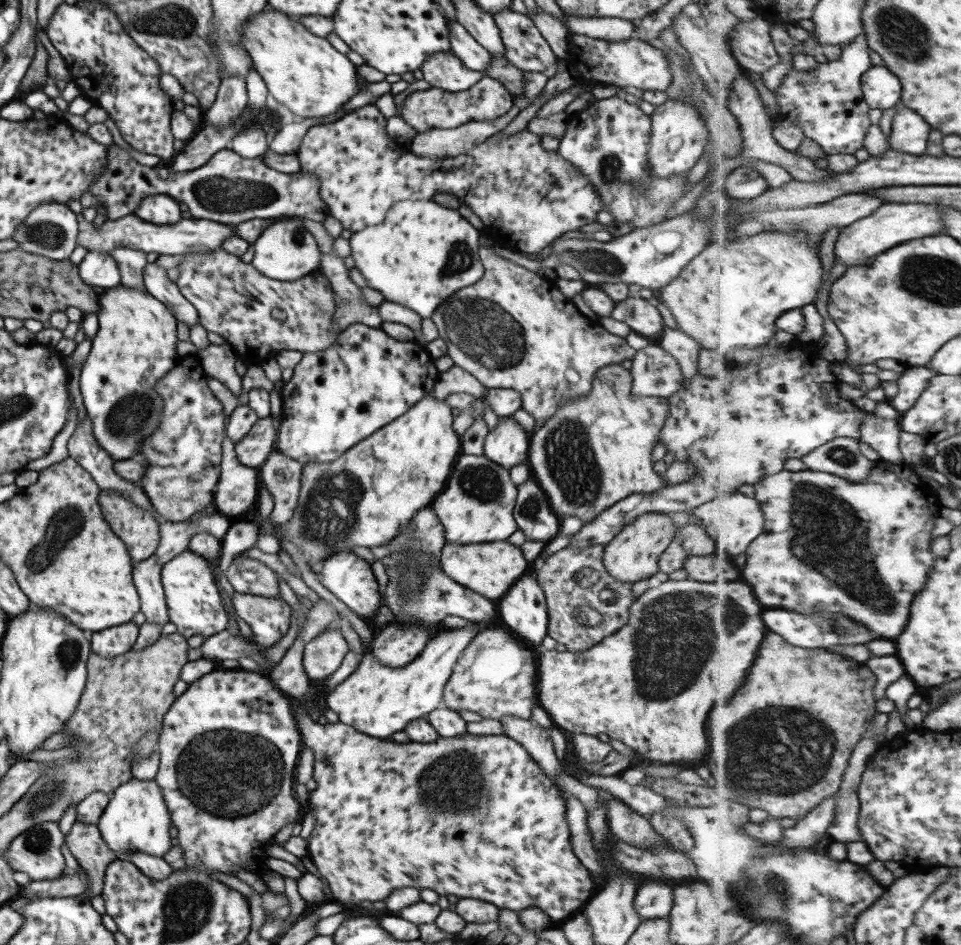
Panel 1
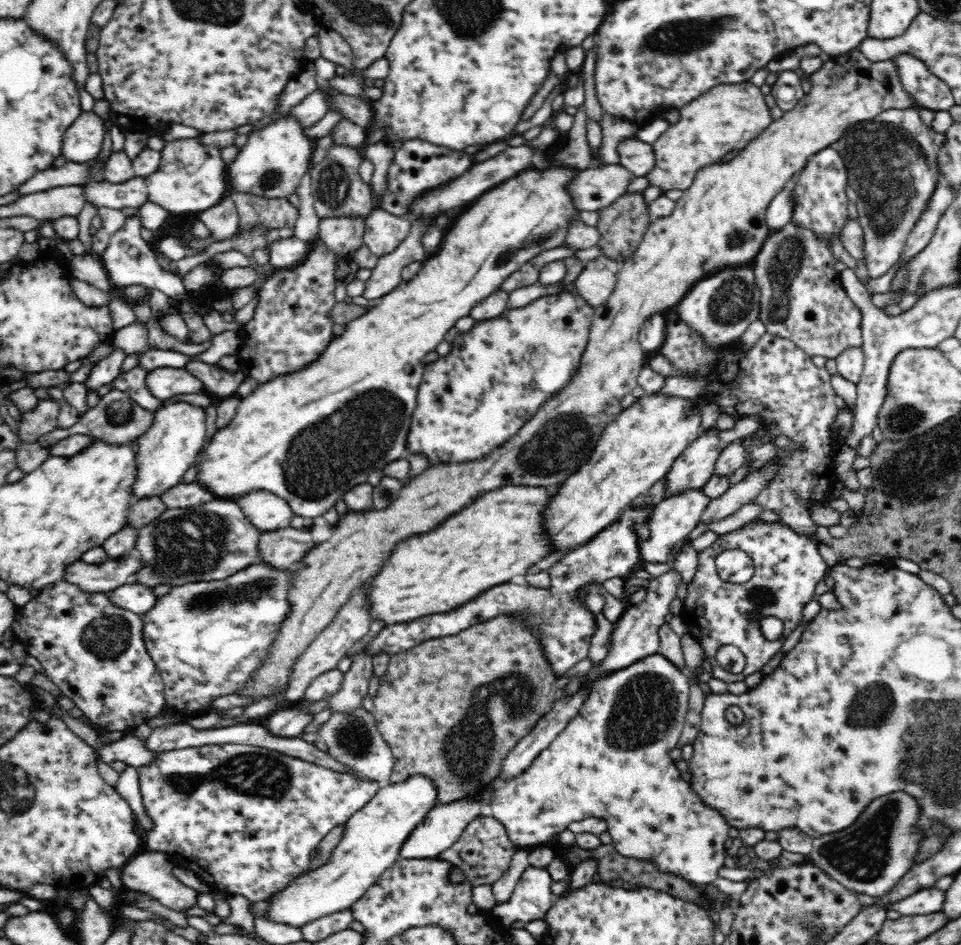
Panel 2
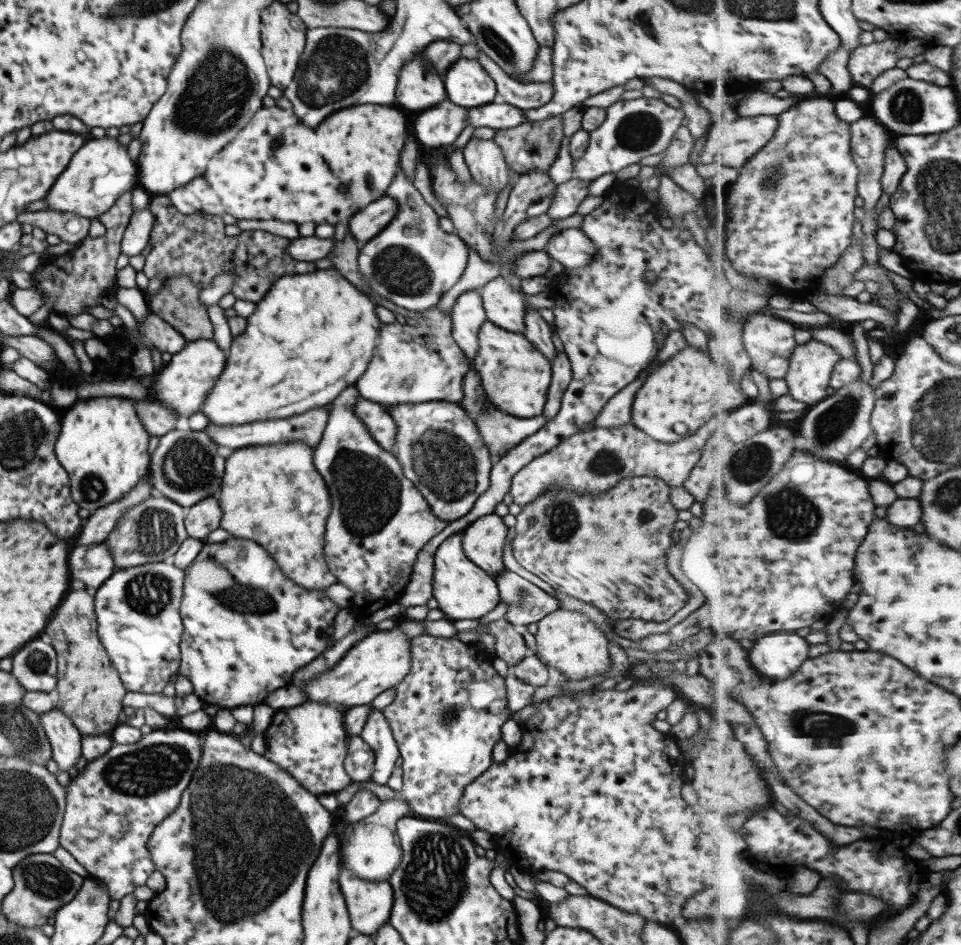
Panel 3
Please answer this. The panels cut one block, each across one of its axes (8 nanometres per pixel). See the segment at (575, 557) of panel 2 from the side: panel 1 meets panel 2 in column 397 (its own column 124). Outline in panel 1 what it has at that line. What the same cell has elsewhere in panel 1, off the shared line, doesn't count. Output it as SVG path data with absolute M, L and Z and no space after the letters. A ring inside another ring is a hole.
M133 621L115 625L90 636L90 653L103 659L123 655L131 649L139 631L139 625Z

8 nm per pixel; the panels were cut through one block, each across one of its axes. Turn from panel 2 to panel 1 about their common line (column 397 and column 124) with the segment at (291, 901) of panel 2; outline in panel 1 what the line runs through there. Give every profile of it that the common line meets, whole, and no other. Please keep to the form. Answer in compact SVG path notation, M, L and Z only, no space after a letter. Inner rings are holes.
M131 778L121 784L110 794L110 799L95 825L101 834L101 840L117 859L127 859L129 852L161 857L173 846L168 834L171 825L169 810L153 780L139 781Z

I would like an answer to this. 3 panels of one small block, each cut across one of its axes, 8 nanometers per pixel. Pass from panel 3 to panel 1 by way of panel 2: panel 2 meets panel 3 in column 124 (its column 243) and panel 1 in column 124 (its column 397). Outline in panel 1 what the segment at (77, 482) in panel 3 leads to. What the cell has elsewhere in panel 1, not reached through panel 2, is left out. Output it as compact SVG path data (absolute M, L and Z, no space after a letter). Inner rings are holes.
M121 284L107 288L98 295L99 311L96 313L98 327L91 339L91 346L80 368L78 389L83 406L91 420L91 434L97 445L109 454L112 460L136 458L142 443L155 432L161 420L163 399L155 391L154 384L175 368L180 359L175 351L175 316L147 292L137 292Z

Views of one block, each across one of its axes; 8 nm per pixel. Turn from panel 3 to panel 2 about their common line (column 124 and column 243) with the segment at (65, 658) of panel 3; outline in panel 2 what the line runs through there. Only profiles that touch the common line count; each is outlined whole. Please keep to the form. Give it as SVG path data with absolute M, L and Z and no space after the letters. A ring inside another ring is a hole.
M858 48L823 61L822 68L809 75L809 82L811 83L810 92L805 94L792 110L785 112L778 120L772 121L768 128L739 150L732 159L720 160L718 163L700 169L693 184L684 191L682 198L677 202L672 216L654 219L650 223L640 246L630 258L618 265L614 292L604 304L595 308L588 344L581 356L578 372L567 386L548 399L504 446L496 448L487 457L477 461L429 466L422 474L403 485L400 494L388 508L347 512L340 516L329 540L318 543L290 568L293 569L293 587L289 592L291 611L284 619L283 627L274 641L270 658L256 672L256 676L248 682L248 686L239 691L240 694L244 696L250 694L250 696L256 696L258 700L274 691L284 691L297 659L312 644L319 632L322 632L334 620L339 608L348 602L352 592L362 582L372 579L372 576L377 575L376 572L380 572L382 564L390 558L399 542L433 531L447 518L484 496L484 493L508 485L556 488L583 464L586 464L591 459L591 454L604 429L623 411L621 398L630 394L632 389L638 386L640 371L646 365L646 351L639 343L640 328L643 324L656 314L673 310L684 299L684 295L704 277L726 267L752 264L766 240L774 233L774 229L768 227L765 219L772 200L775 200L776 196L791 184L794 176L798 176L806 168L811 156L840 140L850 126L860 121L876 119L876 116L888 108L902 109L917 106L912 96L904 91L898 71L896 71L896 63L892 59L882 62L868 61Z

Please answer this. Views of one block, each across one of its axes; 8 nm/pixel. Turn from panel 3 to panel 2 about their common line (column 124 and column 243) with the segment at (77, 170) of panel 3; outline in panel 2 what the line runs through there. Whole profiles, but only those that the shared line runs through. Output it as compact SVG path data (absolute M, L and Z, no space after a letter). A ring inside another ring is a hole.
M286 114L249 134L240 154L229 164L230 189L268 199L287 198L296 193L300 180L309 173L316 137L304 132L305 126Z

